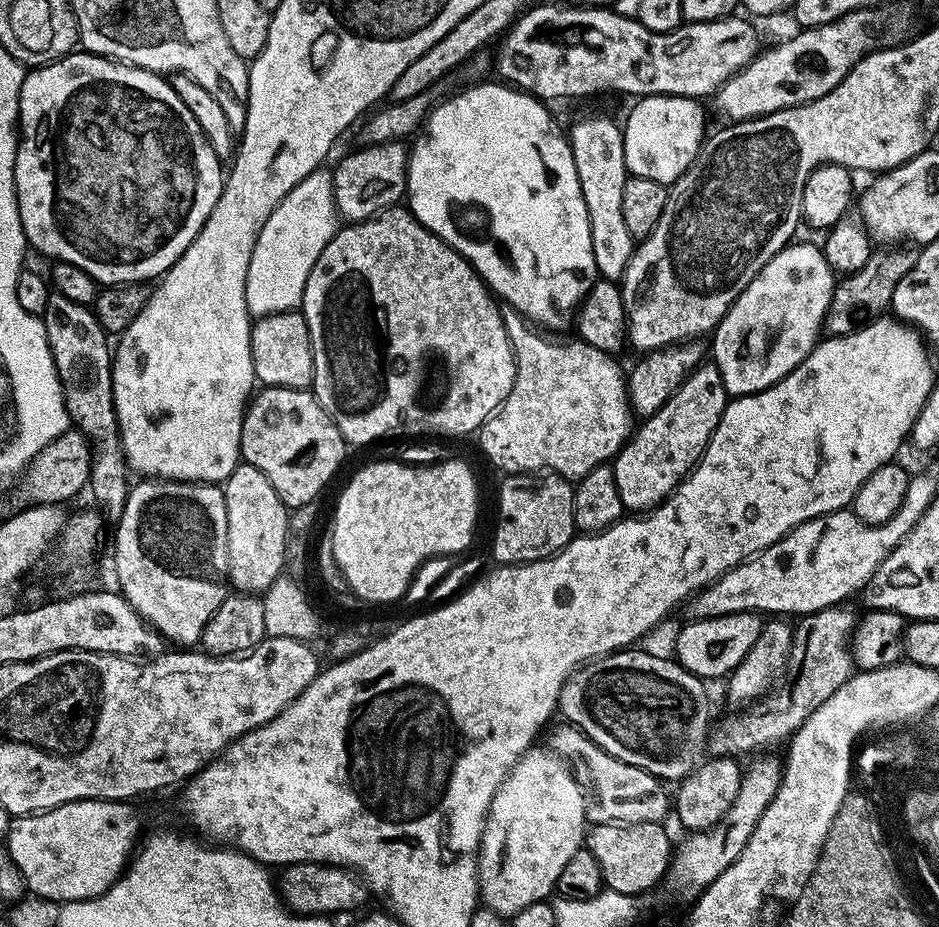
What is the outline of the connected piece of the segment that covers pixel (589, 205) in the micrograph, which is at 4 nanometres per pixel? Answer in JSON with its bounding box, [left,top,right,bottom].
[570,116,637,282]

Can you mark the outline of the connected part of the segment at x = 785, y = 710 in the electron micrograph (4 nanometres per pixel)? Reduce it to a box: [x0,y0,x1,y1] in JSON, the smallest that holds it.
[707,606,858,757]

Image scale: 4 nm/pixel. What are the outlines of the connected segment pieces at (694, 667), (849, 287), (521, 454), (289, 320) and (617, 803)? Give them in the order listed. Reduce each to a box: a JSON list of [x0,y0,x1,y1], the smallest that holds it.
[[676,612,764,680],[823,246,917,336],[478,309,634,482],[252,311,312,388],[547,722,670,825]]

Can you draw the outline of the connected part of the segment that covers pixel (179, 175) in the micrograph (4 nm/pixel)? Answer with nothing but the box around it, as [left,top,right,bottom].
[14,50,226,286]

